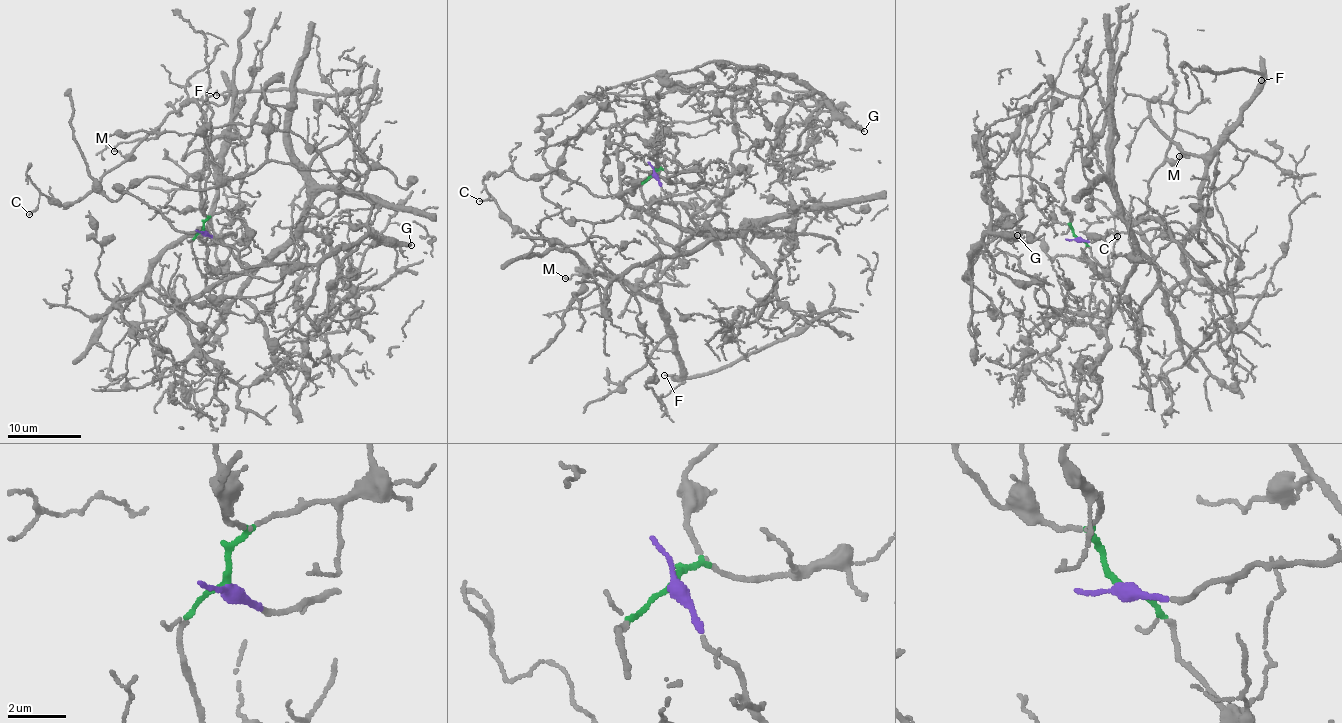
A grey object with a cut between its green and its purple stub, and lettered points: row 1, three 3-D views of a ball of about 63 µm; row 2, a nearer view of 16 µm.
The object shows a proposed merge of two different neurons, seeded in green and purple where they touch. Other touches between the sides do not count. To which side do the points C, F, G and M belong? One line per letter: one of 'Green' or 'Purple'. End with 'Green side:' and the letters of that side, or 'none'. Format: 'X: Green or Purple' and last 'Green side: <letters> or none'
C: Purple
F: Purple
G: Green
M: Purple
Green side: G

